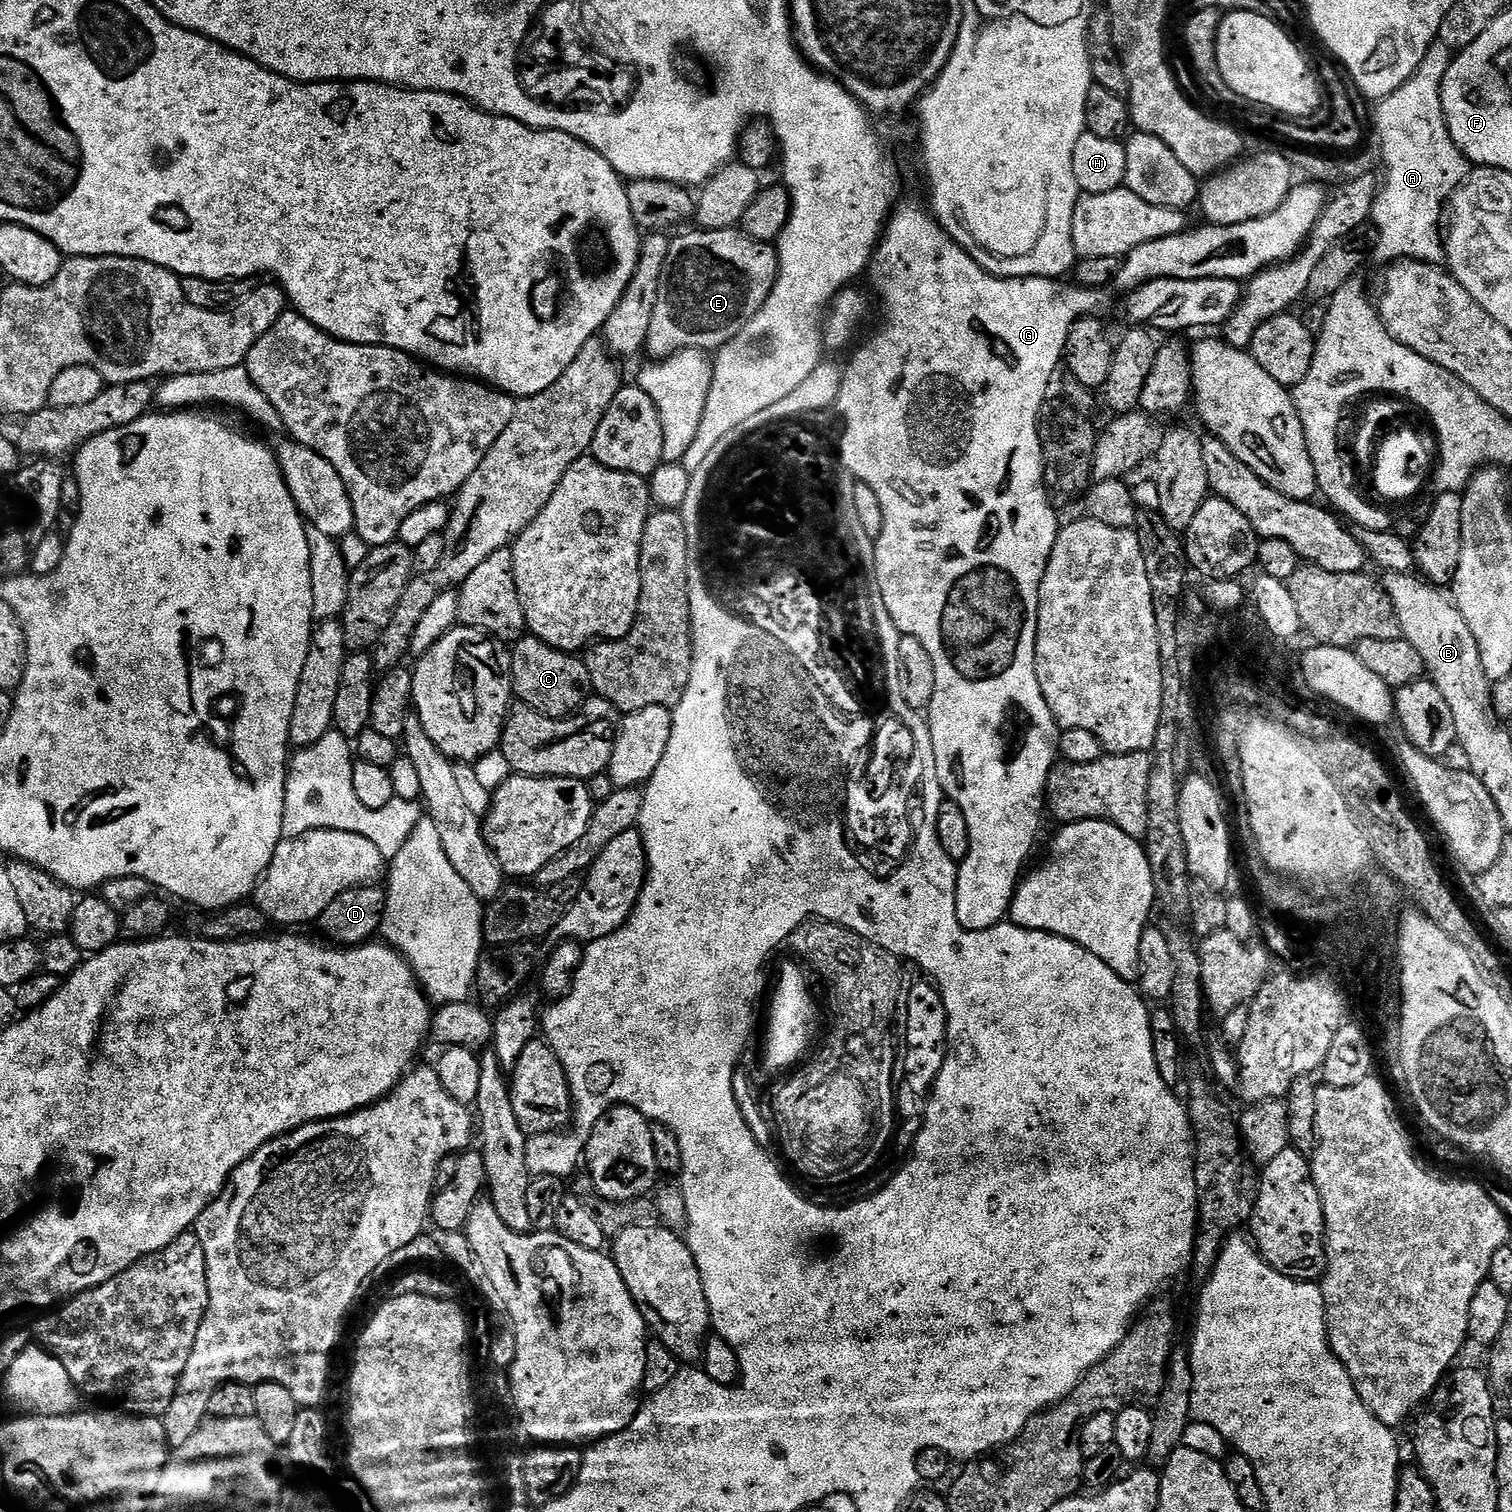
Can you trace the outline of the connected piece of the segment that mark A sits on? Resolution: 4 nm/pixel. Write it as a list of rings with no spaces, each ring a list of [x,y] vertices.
[[[1429,44],[1426,58],[1418,62],[1418,70],[1394,94],[1375,105],[1380,156],[1388,175],[1379,185],[1370,217],[1376,228],[1377,261],[1421,260],[1424,264],[1439,265],[1445,259],[1442,217],[1452,191],[1470,171],[1470,162],[1458,150],[1454,138],[1450,138],[1440,97],[1440,84],[1446,70],[1450,70],[1453,55],[1453,49],[1445,44]]]

